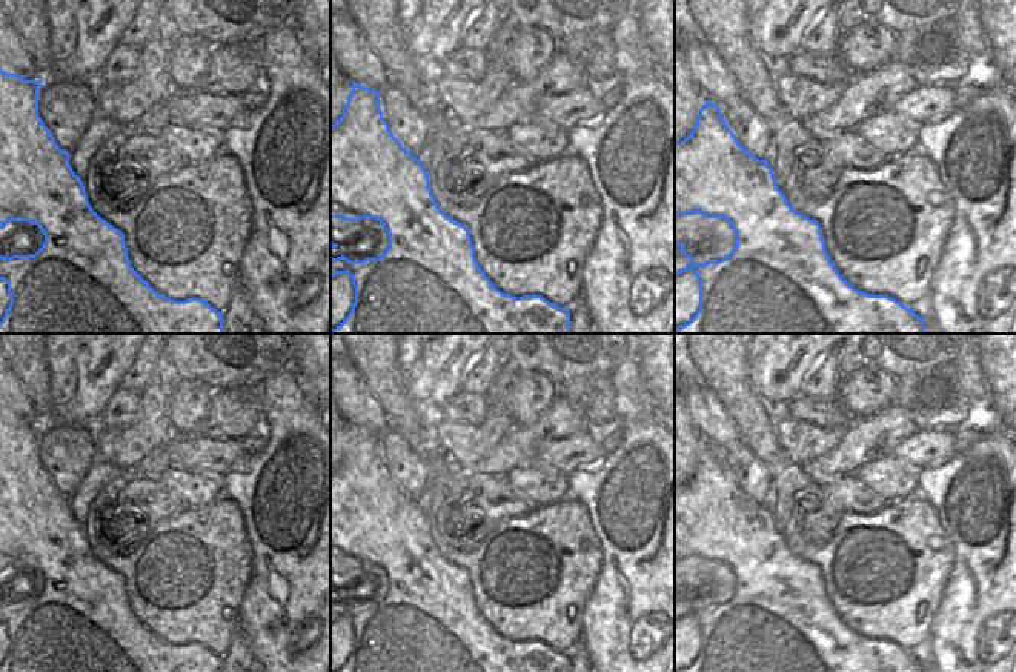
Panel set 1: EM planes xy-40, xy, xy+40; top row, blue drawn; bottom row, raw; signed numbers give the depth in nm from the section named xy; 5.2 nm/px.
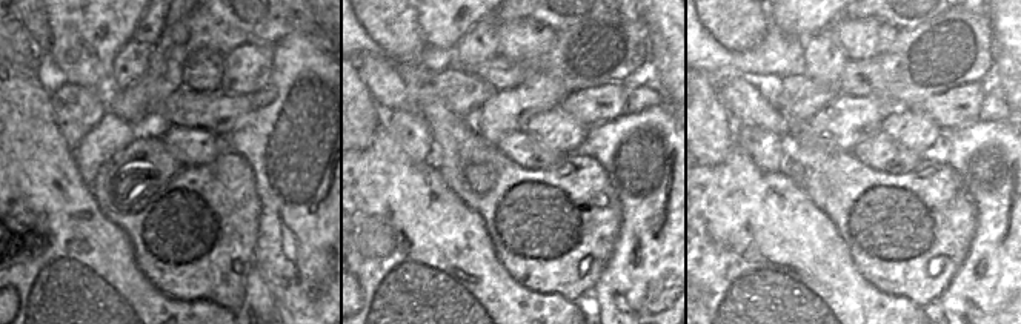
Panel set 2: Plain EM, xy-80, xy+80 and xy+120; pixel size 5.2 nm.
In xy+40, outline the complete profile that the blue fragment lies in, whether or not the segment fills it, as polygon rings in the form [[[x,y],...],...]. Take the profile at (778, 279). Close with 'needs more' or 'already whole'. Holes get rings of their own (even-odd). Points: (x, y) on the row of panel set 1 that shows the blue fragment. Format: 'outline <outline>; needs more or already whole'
outline [[[710,101],[699,109],[693,131],[682,141],[675,141],[675,218],[679,215],[695,215],[698,212],[701,212],[704,218],[725,218],[736,235],[736,245],[733,251],[719,261],[695,264],[693,257],[684,251],[684,245],[675,243],[675,277],[692,271],[699,281],[699,309],[689,323],[675,329],[675,334],[924,334],[924,320],[915,311],[888,295],[870,295],[858,291],[838,272],[825,251],[819,223],[796,212],[789,205],[785,195],[776,186],[769,163],[753,157],[736,140],[722,118],[719,106]]]; already whole

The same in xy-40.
outline [[[0,71],[0,229],[8,221],[37,225],[45,241],[34,255],[0,255],[0,280],[8,284],[11,303],[0,321],[0,334],[223,334],[223,314],[200,298],[175,301],[160,295],[132,266],[125,245],[125,235],[105,221],[89,205],[81,178],[69,165],[69,154],[61,151],[38,115],[38,91],[42,80],[25,80]]]; already whole

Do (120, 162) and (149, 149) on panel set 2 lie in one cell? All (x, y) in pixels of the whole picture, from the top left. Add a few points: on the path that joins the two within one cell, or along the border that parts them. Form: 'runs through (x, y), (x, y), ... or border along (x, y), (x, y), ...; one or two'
runs through (128, 157), (142, 152); one

